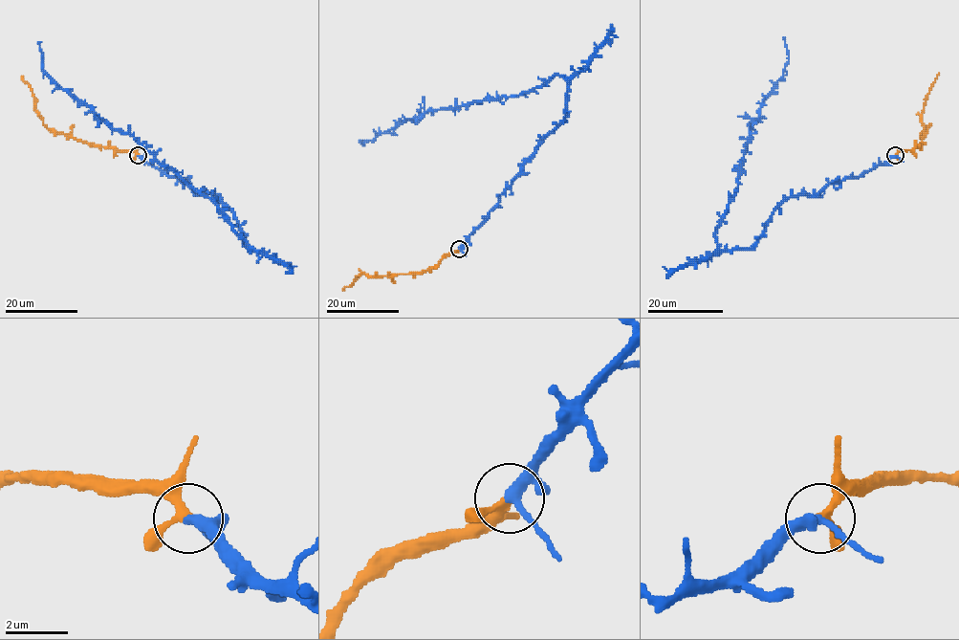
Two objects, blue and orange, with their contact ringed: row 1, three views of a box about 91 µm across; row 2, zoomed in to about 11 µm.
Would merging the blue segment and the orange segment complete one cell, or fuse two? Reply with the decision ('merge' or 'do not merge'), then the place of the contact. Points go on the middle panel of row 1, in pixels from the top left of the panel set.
merge; at (459, 249)

